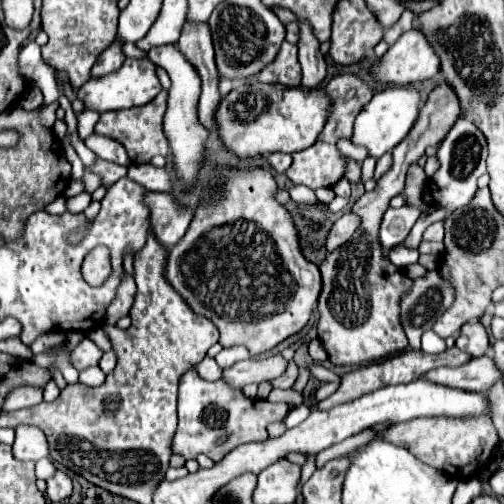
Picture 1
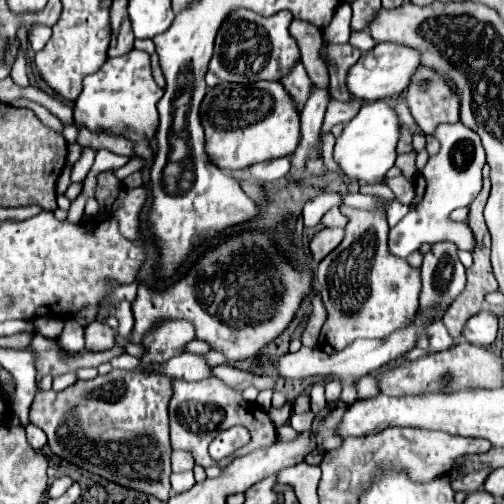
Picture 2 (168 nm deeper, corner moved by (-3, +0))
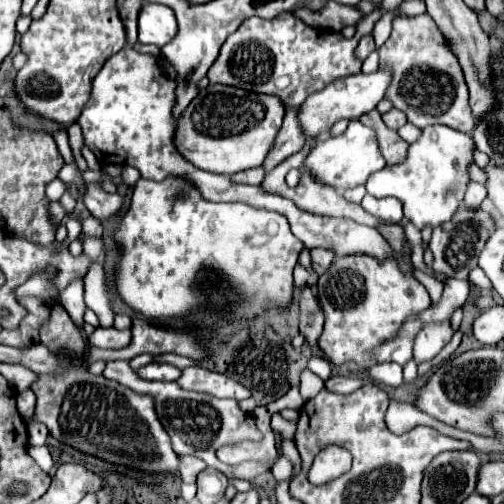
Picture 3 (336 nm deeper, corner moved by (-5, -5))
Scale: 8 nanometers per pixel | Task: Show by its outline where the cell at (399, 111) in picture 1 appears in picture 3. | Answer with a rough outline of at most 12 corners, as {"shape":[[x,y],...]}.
{"shape":[[351,121],[313,145],[299,169],[333,189],[365,185],[385,167],[375,131]]}

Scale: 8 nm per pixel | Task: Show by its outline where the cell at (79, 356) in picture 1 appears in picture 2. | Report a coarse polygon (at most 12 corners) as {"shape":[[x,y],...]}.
{"shape":[[107,324],[85,326],[85,348],[103,352],[115,346],[115,332]]}

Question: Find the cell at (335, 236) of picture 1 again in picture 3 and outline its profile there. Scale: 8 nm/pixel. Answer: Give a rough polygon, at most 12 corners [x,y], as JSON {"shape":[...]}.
{"shape":[[311,249],[311,267],[323,275],[331,263],[333,253],[327,249]]}

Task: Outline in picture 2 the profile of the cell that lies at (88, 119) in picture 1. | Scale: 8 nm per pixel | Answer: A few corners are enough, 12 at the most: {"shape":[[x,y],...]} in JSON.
{"shape":[[83,148],[73,166],[71,182],[87,176],[95,150]]}

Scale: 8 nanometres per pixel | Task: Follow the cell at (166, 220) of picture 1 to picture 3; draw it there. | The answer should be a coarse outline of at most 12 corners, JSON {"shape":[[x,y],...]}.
{"shape":[[85,183],[83,203],[97,219],[121,209],[123,197],[105,193]]}

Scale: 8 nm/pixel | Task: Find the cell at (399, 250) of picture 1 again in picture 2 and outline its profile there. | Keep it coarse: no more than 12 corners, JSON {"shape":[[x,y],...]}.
{"shape":[[441,124],[437,156],[415,178],[409,214],[389,232],[403,260],[423,244],[473,250],[455,208],[481,192],[479,136]]}

